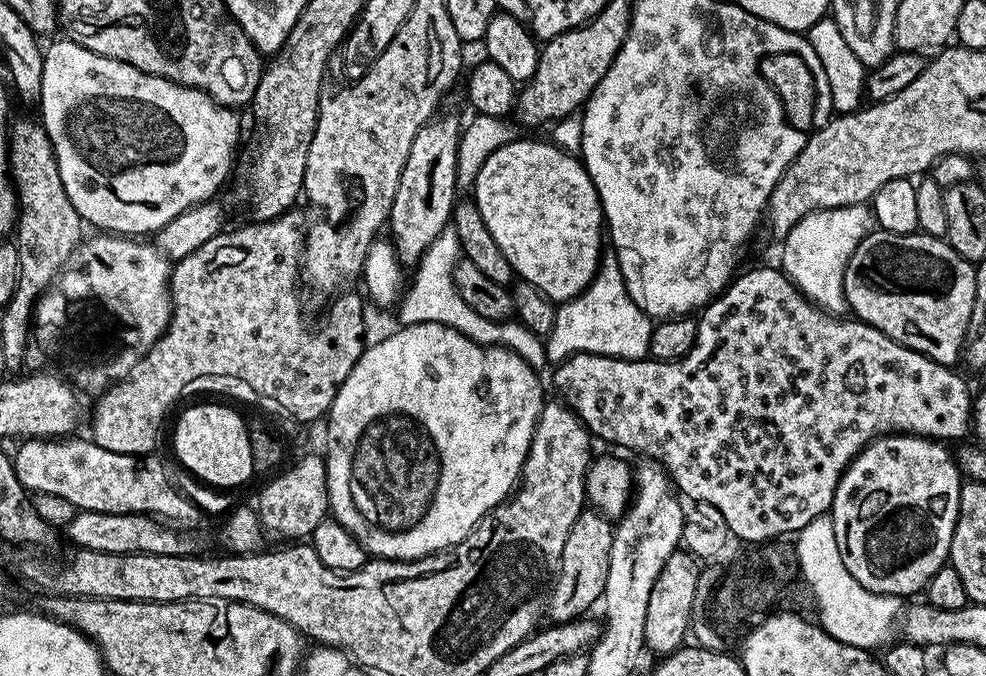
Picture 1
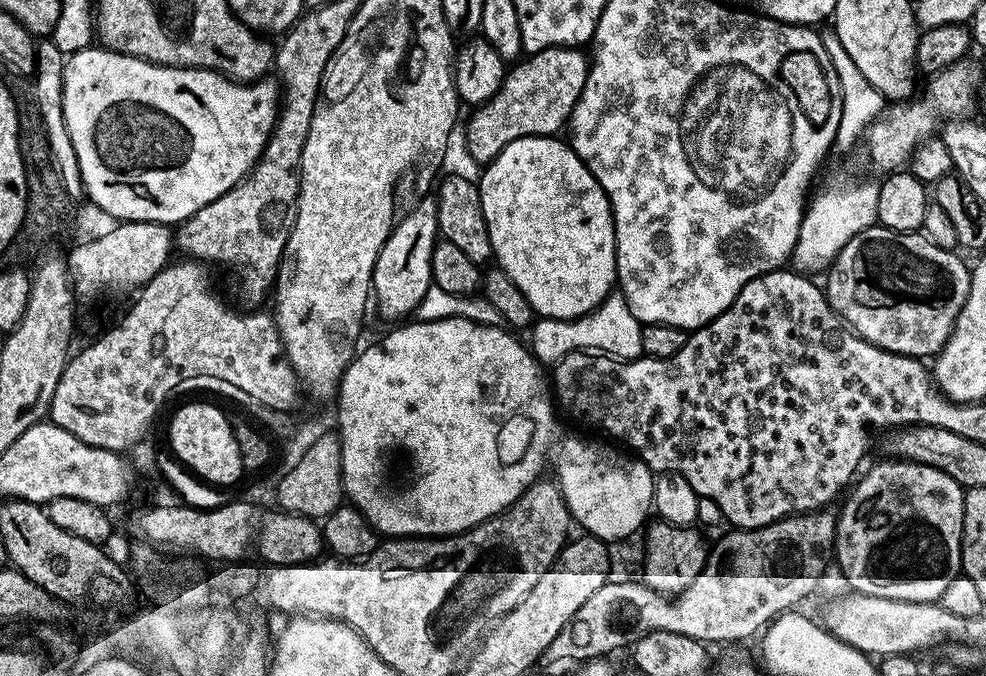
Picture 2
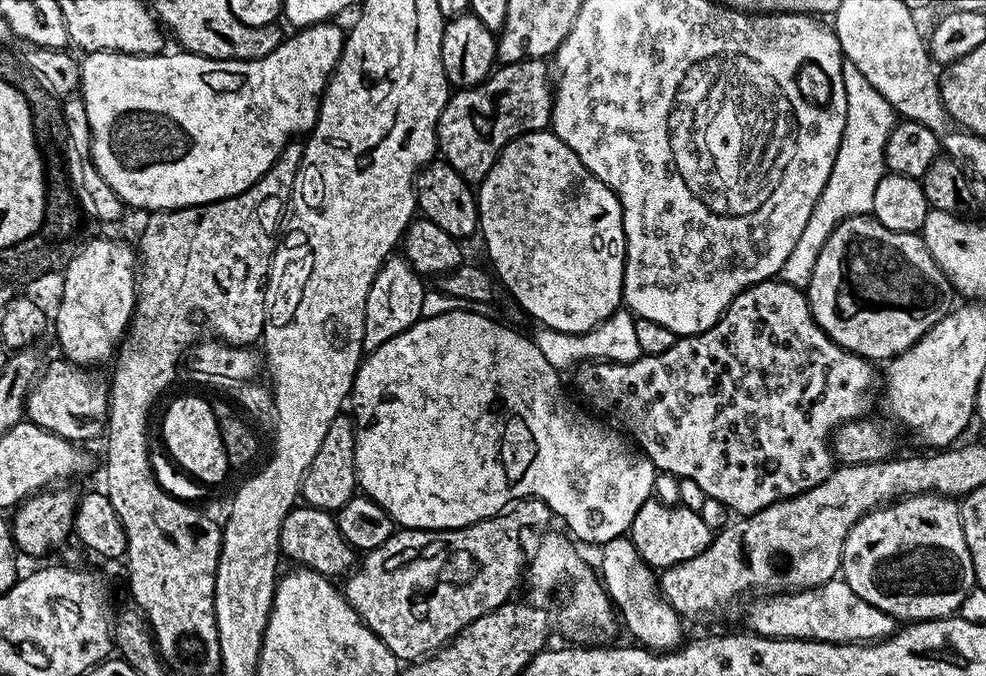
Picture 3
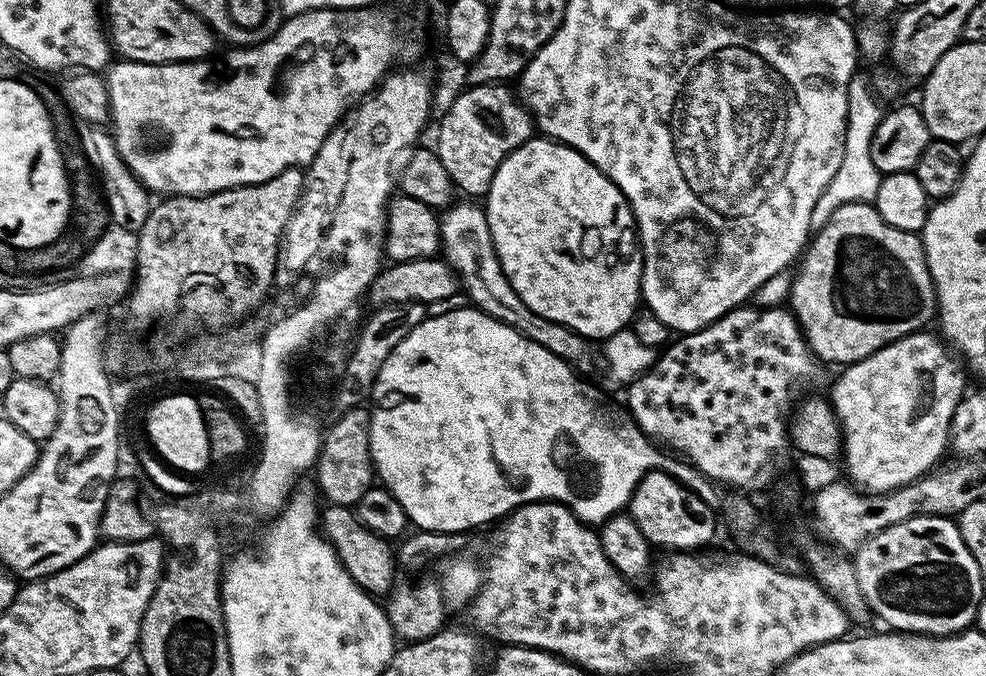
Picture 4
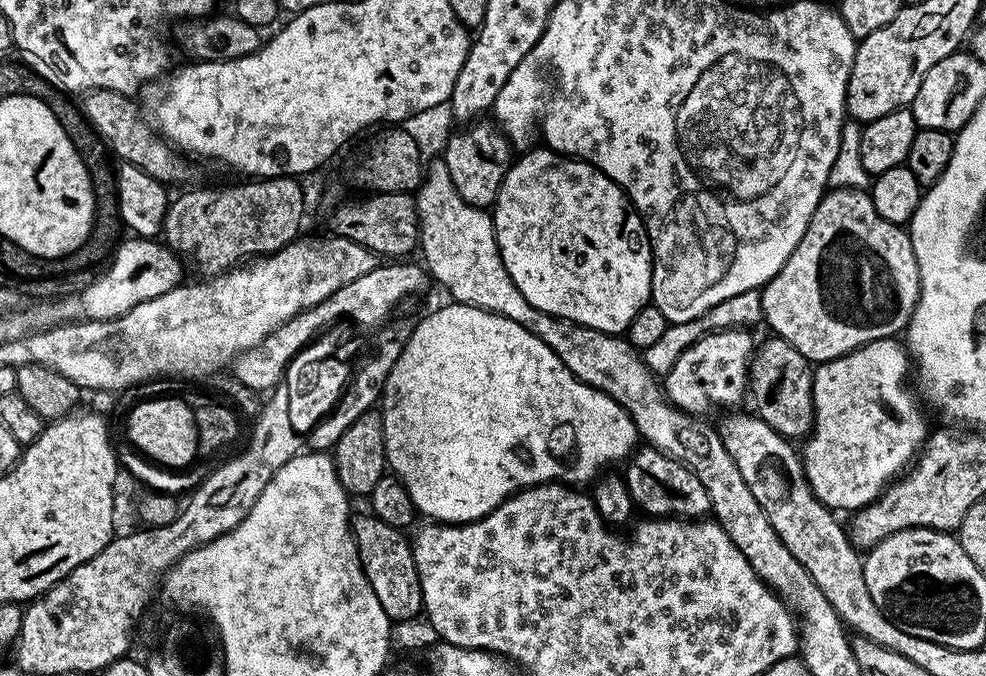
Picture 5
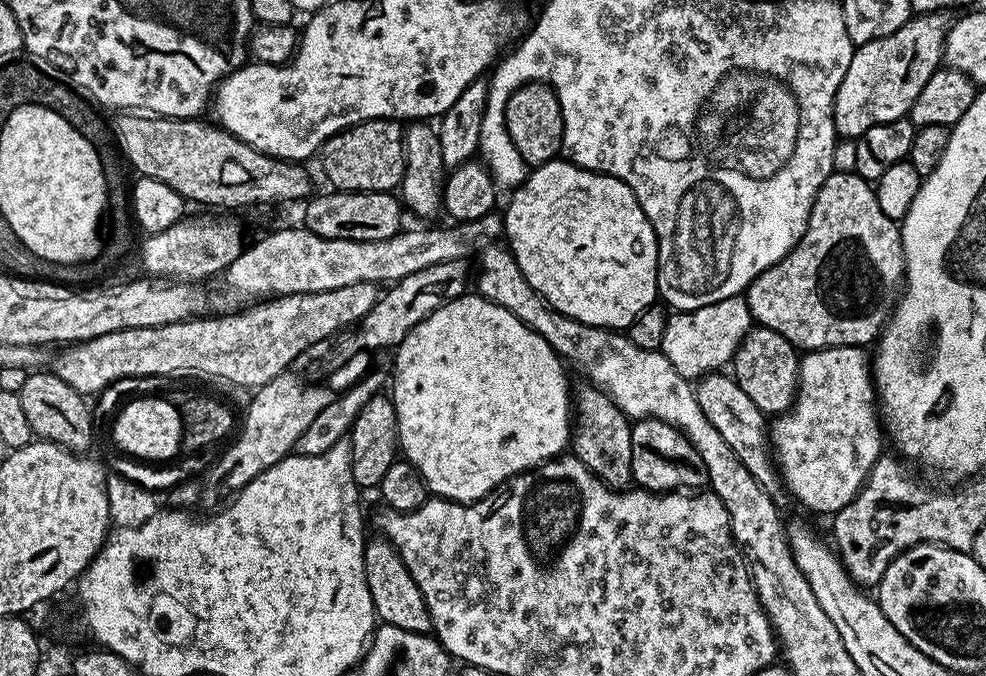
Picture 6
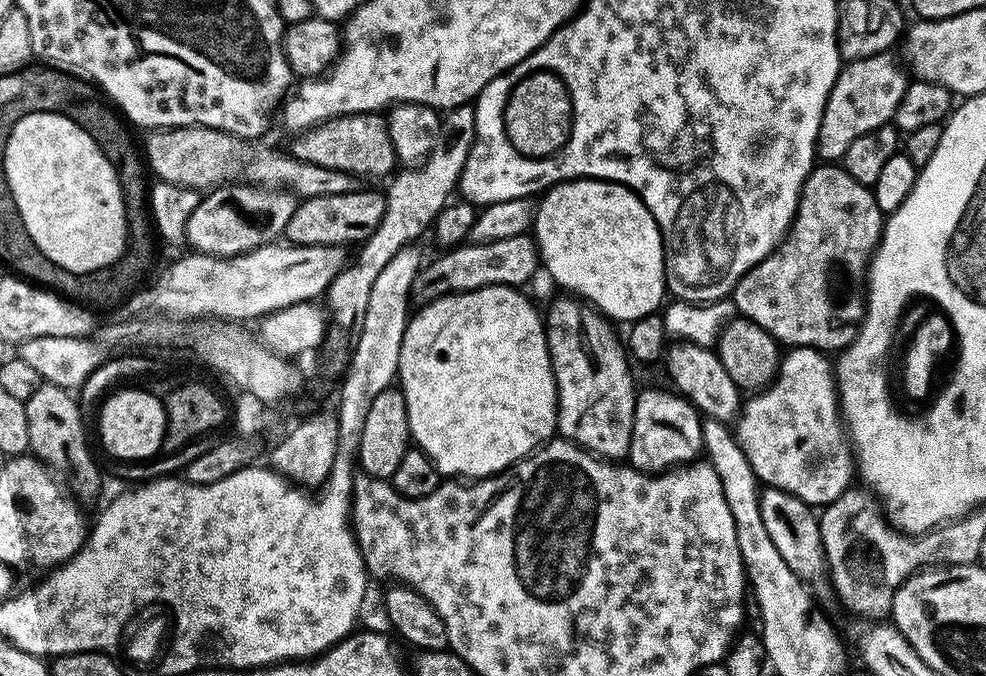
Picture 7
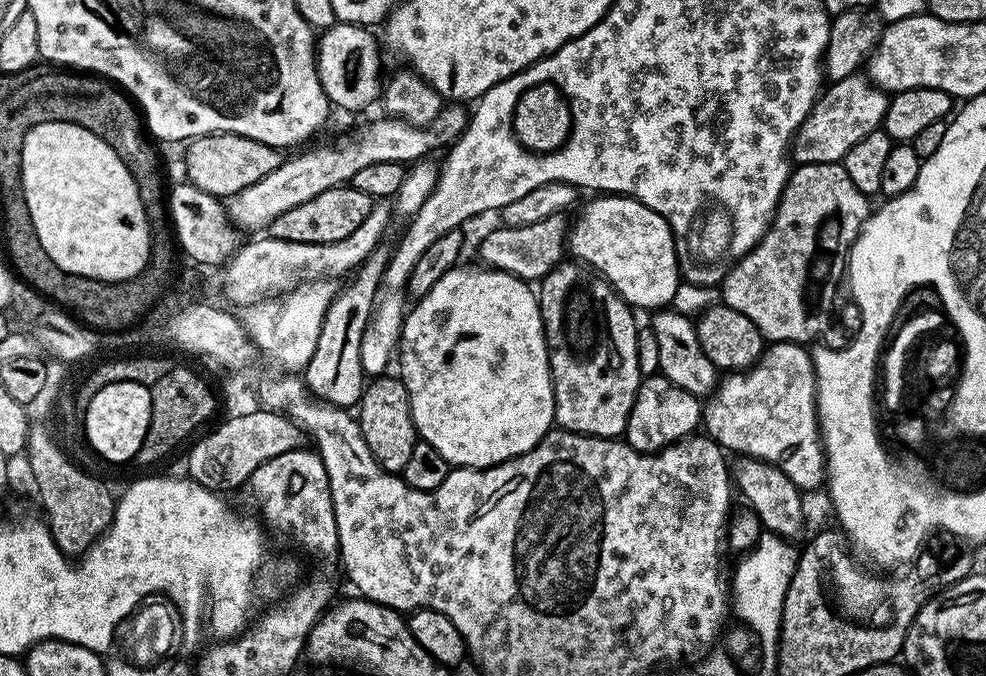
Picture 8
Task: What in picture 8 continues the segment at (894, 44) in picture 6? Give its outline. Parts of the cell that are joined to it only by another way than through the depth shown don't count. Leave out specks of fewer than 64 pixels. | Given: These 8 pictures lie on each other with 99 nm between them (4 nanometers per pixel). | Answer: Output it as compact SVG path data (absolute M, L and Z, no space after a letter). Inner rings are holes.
M855 74L829 83L816 98L816 104L792 137L790 156L797 165L838 164L850 150L884 123L890 96L876 87L867 75Z

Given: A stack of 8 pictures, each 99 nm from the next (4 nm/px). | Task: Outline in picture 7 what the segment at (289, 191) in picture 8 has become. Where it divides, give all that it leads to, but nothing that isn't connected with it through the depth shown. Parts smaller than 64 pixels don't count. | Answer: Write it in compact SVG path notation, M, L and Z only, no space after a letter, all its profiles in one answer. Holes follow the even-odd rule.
M225 184L211 189L190 214L187 243L205 256L237 256L255 248L279 241L286 222L294 214L298 200L291 192L279 188L265 188L254 184Z

